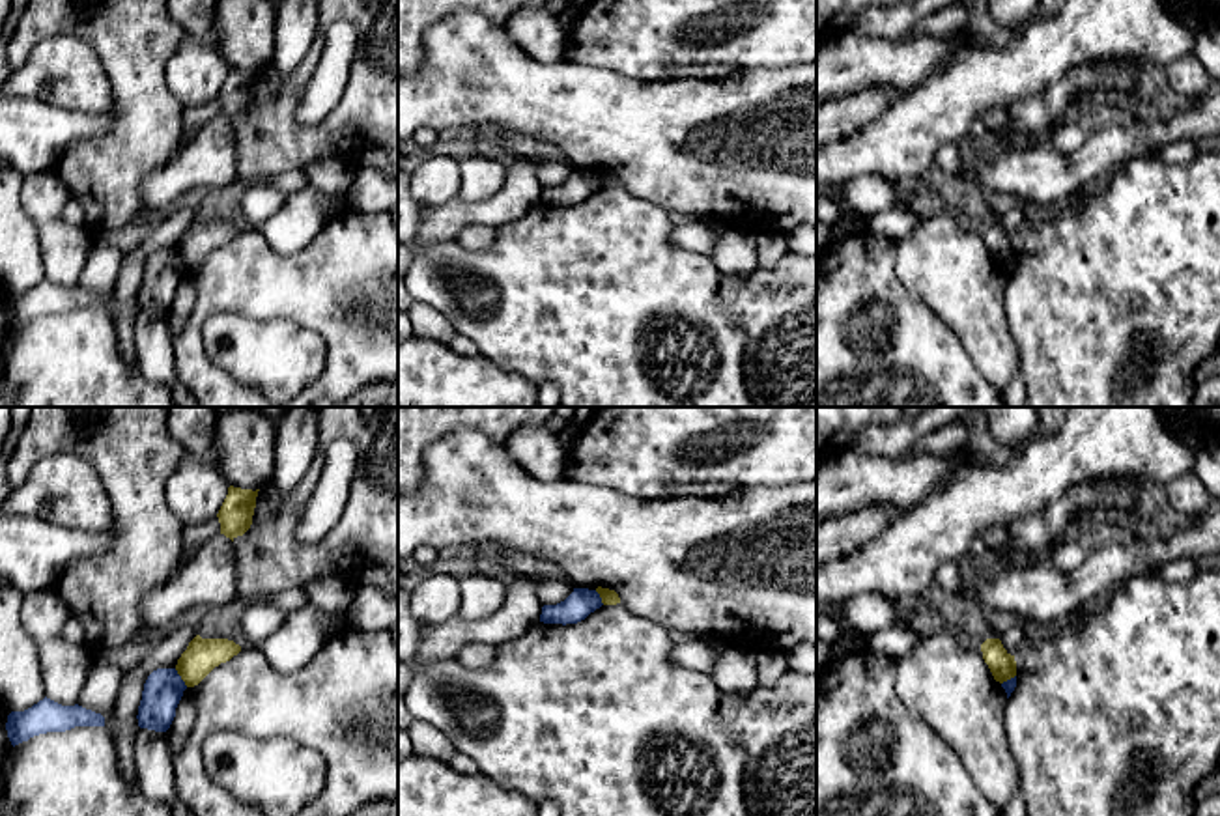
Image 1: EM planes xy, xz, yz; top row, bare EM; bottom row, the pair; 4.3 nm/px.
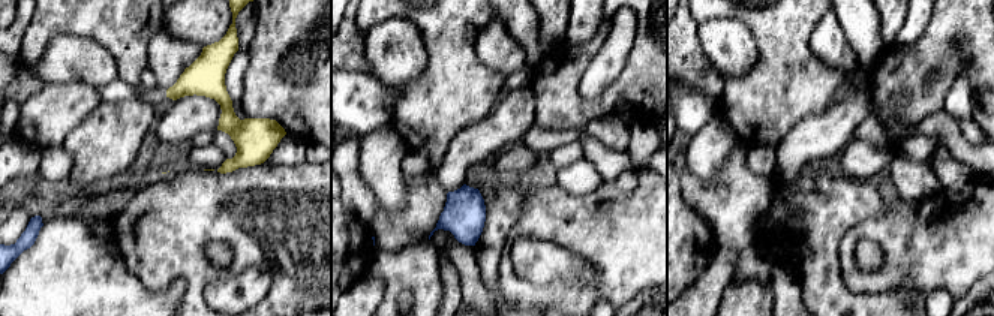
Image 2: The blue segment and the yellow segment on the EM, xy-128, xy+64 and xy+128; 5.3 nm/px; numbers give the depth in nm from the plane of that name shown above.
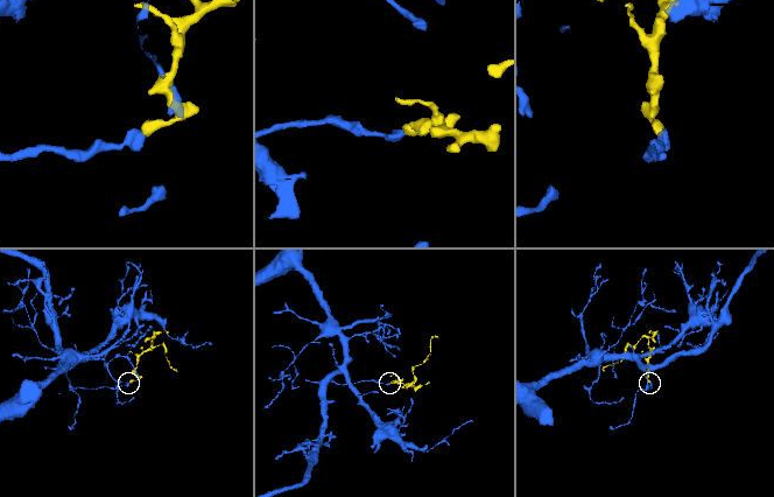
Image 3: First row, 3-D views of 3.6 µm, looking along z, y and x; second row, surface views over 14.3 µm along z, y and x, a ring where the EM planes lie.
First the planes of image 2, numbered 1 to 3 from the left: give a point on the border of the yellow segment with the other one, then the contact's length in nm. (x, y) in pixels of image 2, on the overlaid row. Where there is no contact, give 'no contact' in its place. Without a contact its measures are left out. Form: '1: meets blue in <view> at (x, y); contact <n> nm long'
1: no contact
2: no contact
3: no contact

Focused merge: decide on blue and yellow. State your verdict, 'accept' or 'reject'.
reject

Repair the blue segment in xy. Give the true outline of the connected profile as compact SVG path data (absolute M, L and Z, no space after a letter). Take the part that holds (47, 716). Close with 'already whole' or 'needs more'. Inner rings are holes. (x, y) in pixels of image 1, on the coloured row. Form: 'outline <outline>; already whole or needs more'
outline M45 696L24 711L11 711L6 723L7 738L13 747L34 736L65 732L75 726L105 726L105 717L78 704L62 706Z; already whole

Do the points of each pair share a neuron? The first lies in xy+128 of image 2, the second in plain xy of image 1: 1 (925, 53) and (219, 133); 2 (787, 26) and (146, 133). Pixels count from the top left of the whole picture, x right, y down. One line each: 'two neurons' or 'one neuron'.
1: two neurons
2: one neuron

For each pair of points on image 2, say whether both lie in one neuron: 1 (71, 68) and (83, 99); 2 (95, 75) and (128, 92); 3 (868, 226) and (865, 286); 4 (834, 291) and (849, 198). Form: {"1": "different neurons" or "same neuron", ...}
{"1": "different neurons", "2": "different neurons", "3": "same neuron", "4": "same neuron"}

